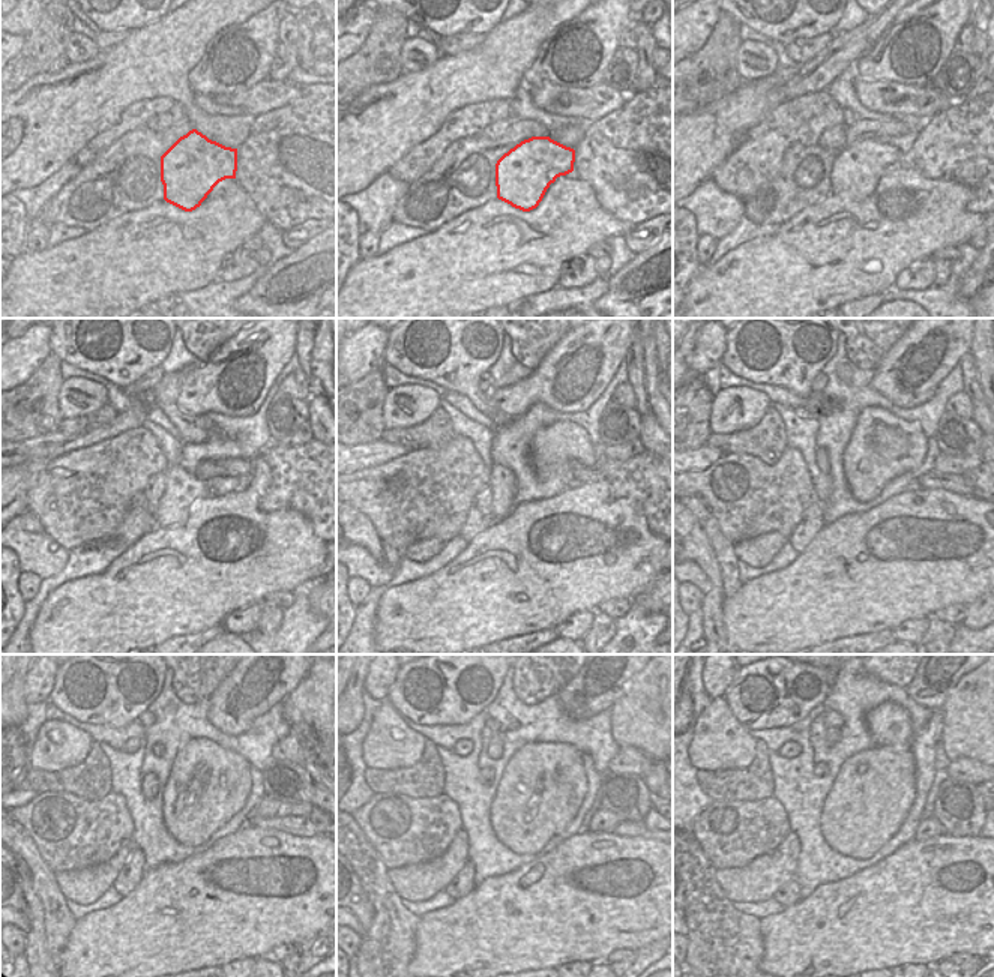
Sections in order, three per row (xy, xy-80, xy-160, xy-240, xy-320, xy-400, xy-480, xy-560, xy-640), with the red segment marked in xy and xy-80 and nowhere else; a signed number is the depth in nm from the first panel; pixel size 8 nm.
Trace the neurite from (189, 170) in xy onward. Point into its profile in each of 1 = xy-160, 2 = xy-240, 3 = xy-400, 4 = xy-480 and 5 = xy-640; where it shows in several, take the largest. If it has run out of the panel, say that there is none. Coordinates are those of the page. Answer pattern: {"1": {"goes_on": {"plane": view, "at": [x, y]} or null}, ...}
{"1": {"goes_on": {"plane": "xy-160", "at": [856, 170]}}, "2": {"goes_on": {"plane": "xy-240", "at": [182, 488]}}, "3": {"goes_on": {"plane": "xy-400", "at": [822, 459]}}, "4": {"goes_on": {"plane": "xy-480", "at": [149, 782]}}, "5": {"goes_on": {"plane": "xy-640", "at": [822, 769]}}}

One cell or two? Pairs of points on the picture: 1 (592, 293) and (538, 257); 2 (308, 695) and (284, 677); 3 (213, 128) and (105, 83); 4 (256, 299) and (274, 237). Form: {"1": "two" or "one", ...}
{"1": "two", "2": "two", "3": "one", "4": "two"}

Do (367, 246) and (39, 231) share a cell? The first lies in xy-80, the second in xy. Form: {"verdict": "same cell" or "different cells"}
{"verdict": "same cell"}

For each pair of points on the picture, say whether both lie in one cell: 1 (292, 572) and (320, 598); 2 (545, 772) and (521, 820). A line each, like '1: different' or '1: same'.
1: different
2: same

